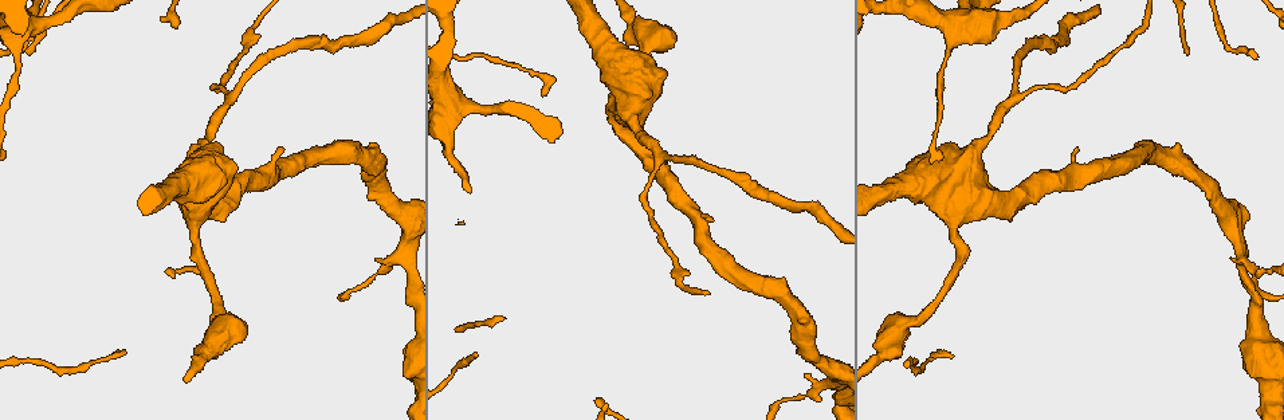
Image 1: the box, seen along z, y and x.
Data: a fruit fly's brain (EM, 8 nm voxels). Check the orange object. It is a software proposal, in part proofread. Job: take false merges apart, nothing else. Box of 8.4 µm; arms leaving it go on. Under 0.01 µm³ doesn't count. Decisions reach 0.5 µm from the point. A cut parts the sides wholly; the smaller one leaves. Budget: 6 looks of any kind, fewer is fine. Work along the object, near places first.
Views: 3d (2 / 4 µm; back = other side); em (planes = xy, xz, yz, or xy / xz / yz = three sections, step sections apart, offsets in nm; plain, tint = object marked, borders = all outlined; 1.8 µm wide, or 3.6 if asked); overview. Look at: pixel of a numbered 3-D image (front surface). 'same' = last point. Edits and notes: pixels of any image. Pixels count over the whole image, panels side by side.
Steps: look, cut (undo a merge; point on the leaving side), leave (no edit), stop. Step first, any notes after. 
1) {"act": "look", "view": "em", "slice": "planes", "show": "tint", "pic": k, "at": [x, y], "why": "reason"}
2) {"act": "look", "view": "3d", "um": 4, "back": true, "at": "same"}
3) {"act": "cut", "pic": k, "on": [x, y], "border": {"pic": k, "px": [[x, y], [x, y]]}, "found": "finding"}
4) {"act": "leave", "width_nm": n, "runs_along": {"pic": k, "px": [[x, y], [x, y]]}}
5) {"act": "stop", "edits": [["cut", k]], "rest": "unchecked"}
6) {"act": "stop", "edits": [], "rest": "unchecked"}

{"act": "look", "view": "3d", "um": 2, "pic": 1, "at": [1015, 97], "why": "three-way junction"}

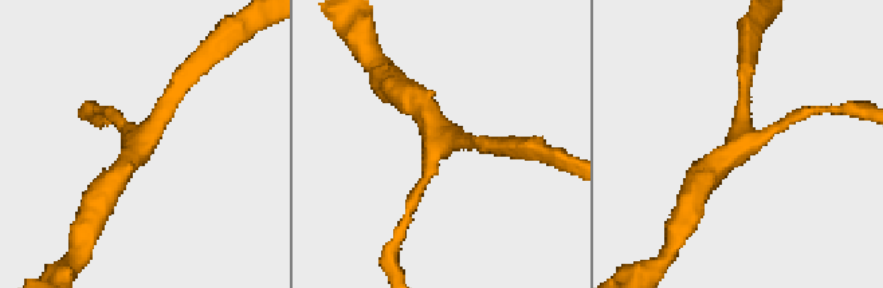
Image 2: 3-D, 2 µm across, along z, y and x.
{"act": "look", "view": "em", "slice": "planes", "show": "tint", "pic": 2, "at": [442, 139], "arms": 3}

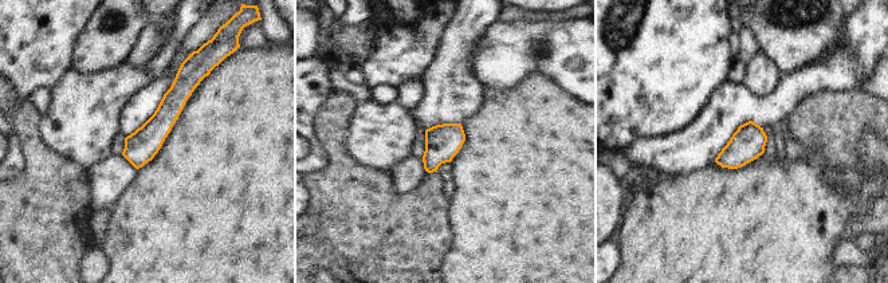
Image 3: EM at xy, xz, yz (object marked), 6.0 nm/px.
{"act": "leave", "runs_along": {"pic": 3, "px": [[187, 74], [137, 164]]}, "found": "one neuron here"}

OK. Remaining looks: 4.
{"act": "look", "view": "em", "um": 3.6, "slice": "yz", "step": 4, "show": "tint", "pic": 1, "at": [982, 196]}

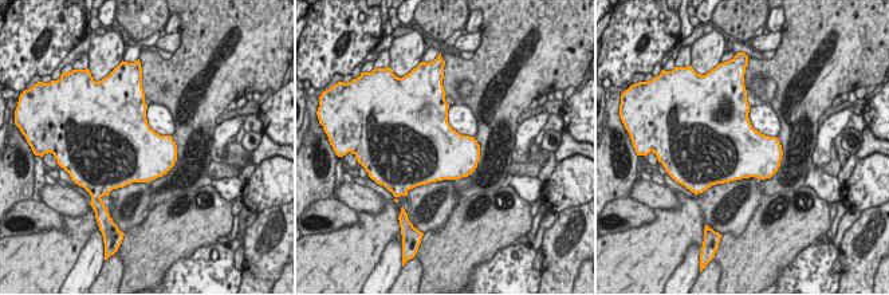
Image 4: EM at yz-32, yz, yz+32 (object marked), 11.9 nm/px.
{"act": "leave", "found": "continuous, no second neuron"}

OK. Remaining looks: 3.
{"act": "look", "view": "3d", "um": 4, "pic": 1, "at": [35, 22]}

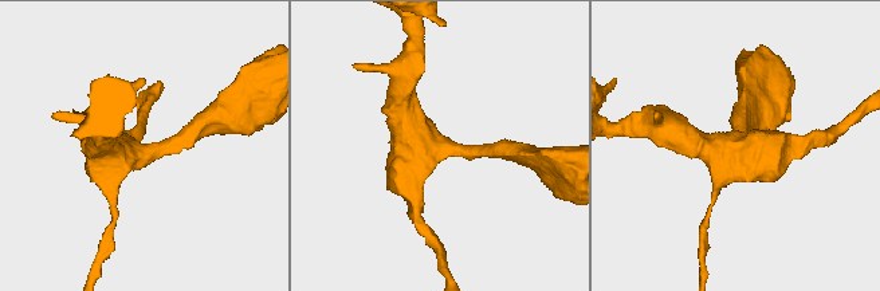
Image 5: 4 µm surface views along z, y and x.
{"act": "look", "view": "em", "um": 3.6, "slice": "xz", "step": 16, "show": "tint", "pic": 5, "at": [133, 154], "why": "shape alone is not enough"}

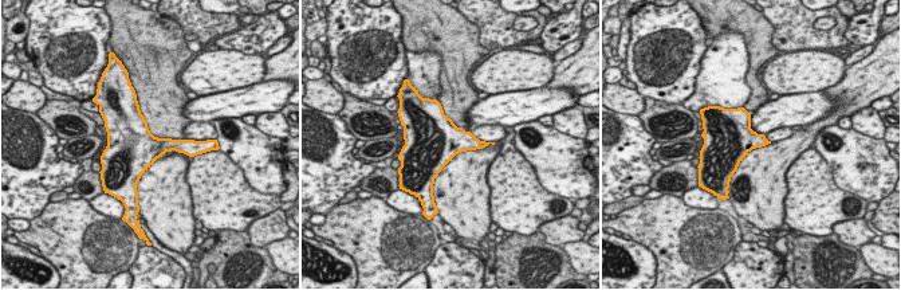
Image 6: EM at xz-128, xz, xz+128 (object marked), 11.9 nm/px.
{"act": "look", "view": "em", "um": 3.6, "slice": "planes", "show": "borders", "at": "same"}

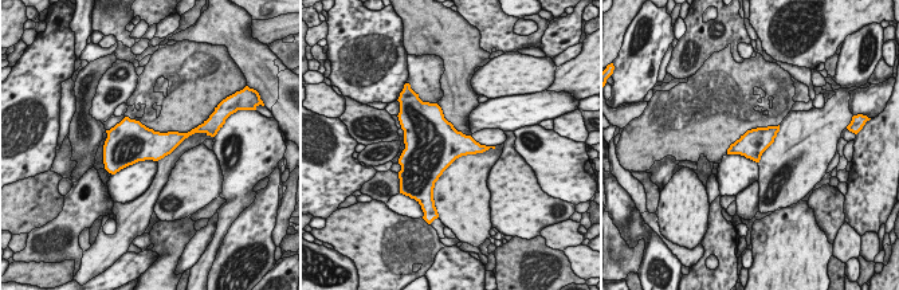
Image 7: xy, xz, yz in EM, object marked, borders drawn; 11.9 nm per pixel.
{"act": "leave", "found": "continuous, no second neuron"}

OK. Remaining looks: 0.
{"act": "stop", "edits": [], "rest": "unchecked"}

